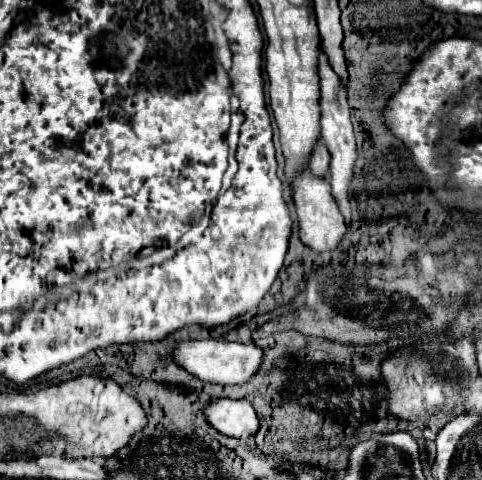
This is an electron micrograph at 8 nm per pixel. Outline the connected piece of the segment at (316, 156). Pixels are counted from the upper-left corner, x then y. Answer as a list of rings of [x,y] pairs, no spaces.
[[[319,144],[311,156],[311,164],[309,164],[309,170],[313,172],[313,176],[319,176],[319,178],[325,178],[327,172],[329,172],[329,152],[323,144]]]

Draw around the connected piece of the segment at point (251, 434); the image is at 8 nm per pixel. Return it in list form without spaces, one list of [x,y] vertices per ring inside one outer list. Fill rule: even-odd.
[[[215,400],[205,410],[209,424],[225,436],[255,438],[261,422],[247,400]]]

